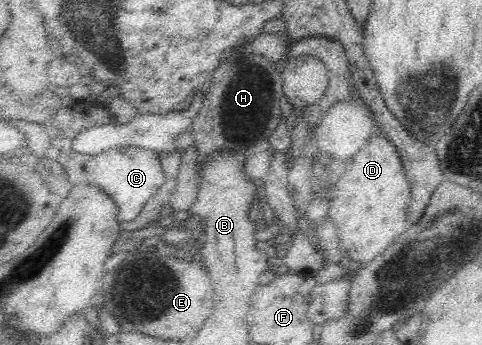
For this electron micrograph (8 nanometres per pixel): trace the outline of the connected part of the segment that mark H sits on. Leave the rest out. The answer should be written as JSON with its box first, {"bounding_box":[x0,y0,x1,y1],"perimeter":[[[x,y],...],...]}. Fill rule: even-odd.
{"bounding_box":[191,41,285,178],"perimeter":[[[245,41],[231,49],[213,72],[212,87],[205,95],[203,106],[191,125],[196,148],[199,151],[197,157],[198,178],[200,172],[204,170],[204,166],[216,154],[220,154],[220,152],[242,152],[243,154],[250,152],[257,145],[267,142],[280,122],[282,115],[280,100],[285,95],[282,73],[276,70],[275,62],[270,59],[262,55],[244,52],[244,45]]]}

